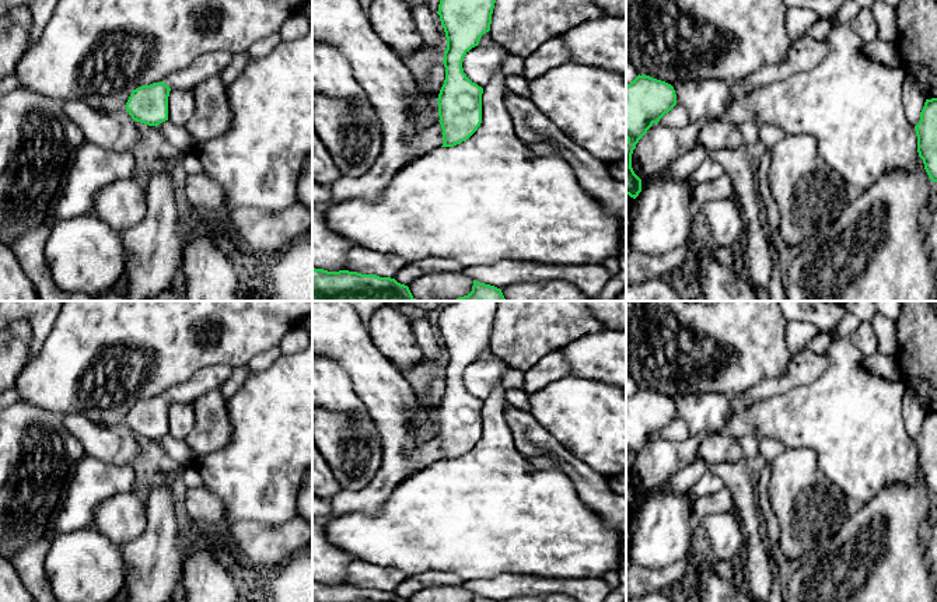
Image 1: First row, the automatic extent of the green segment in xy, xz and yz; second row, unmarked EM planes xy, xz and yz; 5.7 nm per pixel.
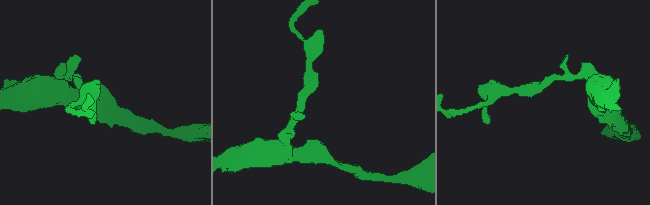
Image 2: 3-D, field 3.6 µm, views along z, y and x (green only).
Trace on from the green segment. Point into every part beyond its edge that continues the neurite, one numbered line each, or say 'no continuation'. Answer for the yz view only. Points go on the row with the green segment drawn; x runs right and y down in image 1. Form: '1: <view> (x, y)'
no continuation

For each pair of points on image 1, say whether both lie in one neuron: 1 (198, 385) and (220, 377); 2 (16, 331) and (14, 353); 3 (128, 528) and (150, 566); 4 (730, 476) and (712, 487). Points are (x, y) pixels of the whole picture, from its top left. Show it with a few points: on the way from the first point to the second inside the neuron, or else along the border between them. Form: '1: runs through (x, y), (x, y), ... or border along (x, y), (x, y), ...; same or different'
1: runs through (203, 381), (214, 377); same
2: runs through (16, 336), (14, 347); same
3: border along (146, 507), (146, 528), (121, 548); different
4: border along (708, 468), (724, 486); different

